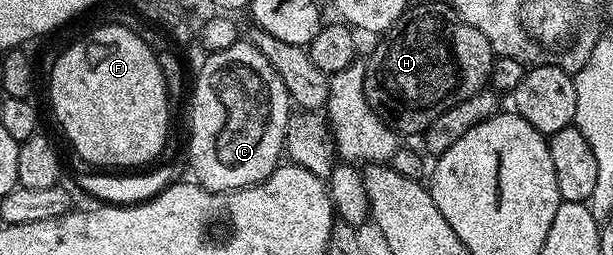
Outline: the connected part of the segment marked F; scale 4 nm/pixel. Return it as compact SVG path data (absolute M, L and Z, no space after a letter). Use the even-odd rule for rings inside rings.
M107 23L104 27L95 27L84 39L76 41L72 47L67 47L55 59L55 64L51 67L51 107L55 110L55 119L63 126L63 131L67 134L69 142L75 146L75 151L87 163L96 163L99 169L139 169L149 163L155 162L163 151L163 146L167 143L167 126L171 123L171 107L167 94L167 82L165 77L161 77L161 65L157 65L156 48L151 48L137 32L131 27L122 27L119 23Z

